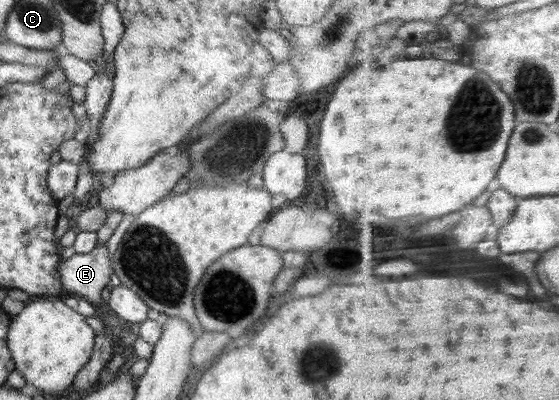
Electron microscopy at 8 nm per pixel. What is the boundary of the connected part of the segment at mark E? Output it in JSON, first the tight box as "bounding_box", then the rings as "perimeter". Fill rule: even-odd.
{"bounding_box":[58,243,113,306],"perimeter":[[[104,243],[95,246],[92,252],[76,253],[62,259],[58,272],[64,293],[85,297],[95,306],[108,288],[107,283],[113,273],[112,260]]]}

